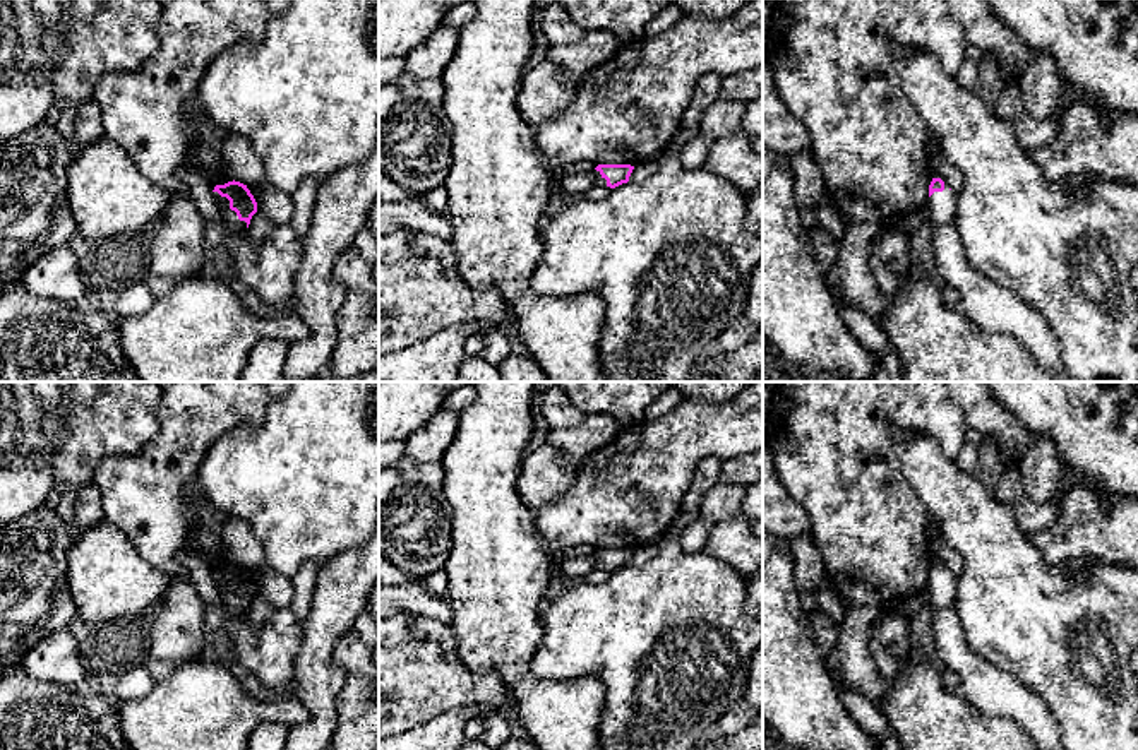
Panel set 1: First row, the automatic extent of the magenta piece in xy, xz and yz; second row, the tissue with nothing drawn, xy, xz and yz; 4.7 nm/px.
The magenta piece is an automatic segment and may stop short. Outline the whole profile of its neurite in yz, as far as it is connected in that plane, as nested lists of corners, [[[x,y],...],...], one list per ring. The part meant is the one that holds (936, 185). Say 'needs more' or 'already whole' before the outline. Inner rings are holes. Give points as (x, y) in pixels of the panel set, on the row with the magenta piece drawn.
needs more; [[[932,178],[927,207],[937,274],[958,291],[956,308],[980,330],[1018,339],[1054,382],[1075,382],[1061,358],[1061,342],[1044,315],[967,262],[955,226],[956,192],[941,178]]]

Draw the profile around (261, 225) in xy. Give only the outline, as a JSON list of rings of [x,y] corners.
[[[257,211],[250,219],[247,235],[254,243],[259,243],[273,228],[274,223],[267,216]]]

